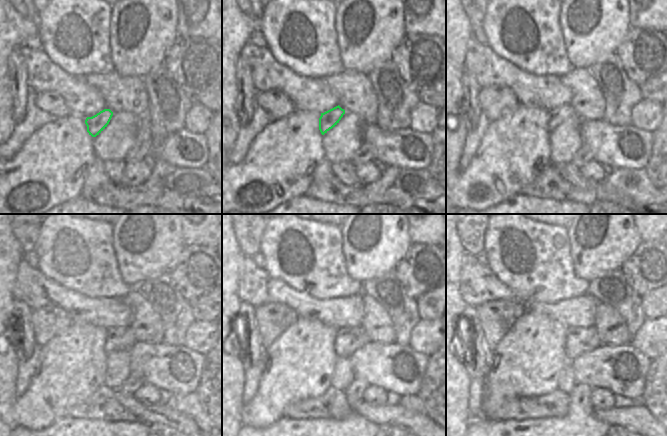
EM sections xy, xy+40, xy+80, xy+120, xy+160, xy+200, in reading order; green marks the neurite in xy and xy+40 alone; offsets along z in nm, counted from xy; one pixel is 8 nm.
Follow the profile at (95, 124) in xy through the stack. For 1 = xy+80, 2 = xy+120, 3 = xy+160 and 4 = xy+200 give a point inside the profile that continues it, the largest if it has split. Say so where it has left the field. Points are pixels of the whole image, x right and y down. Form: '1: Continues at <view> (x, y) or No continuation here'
1: Continues at xy+80 (557, 116)
2: Continues at xy+120 (118, 338)
3: Continues at xy+160 (348, 339)
4: Continues at xy+200 (579, 340)

